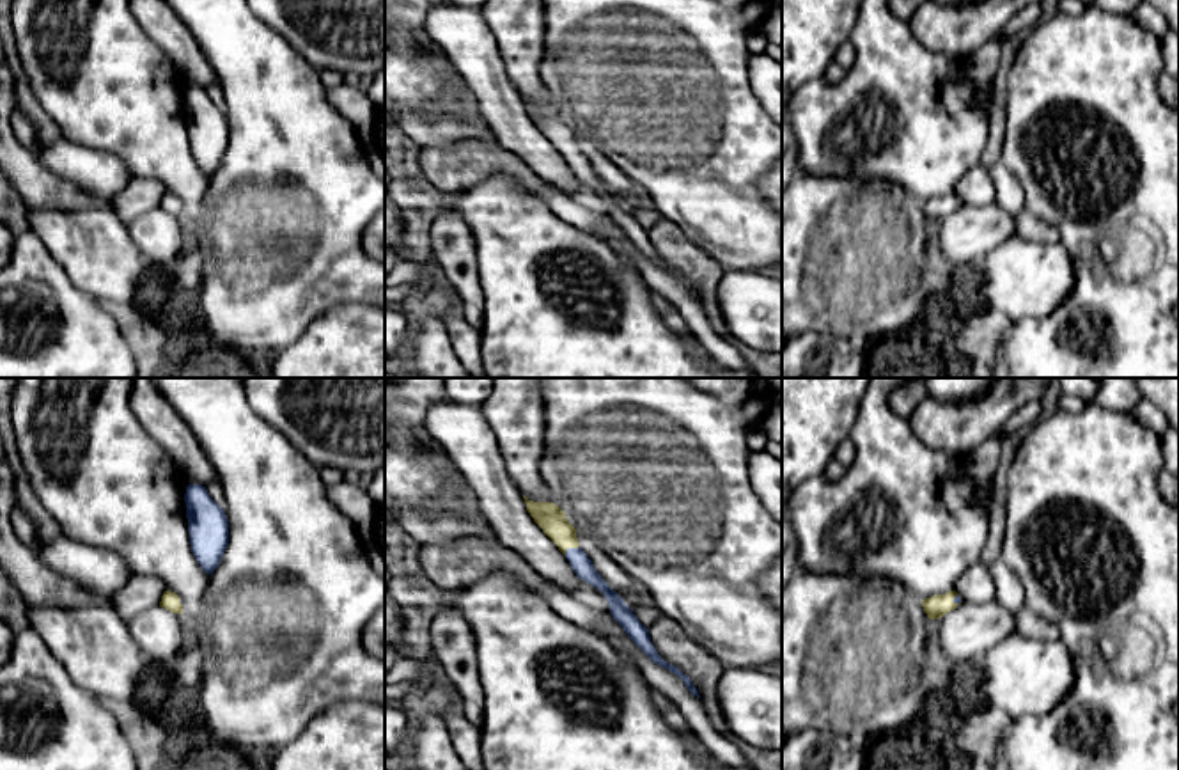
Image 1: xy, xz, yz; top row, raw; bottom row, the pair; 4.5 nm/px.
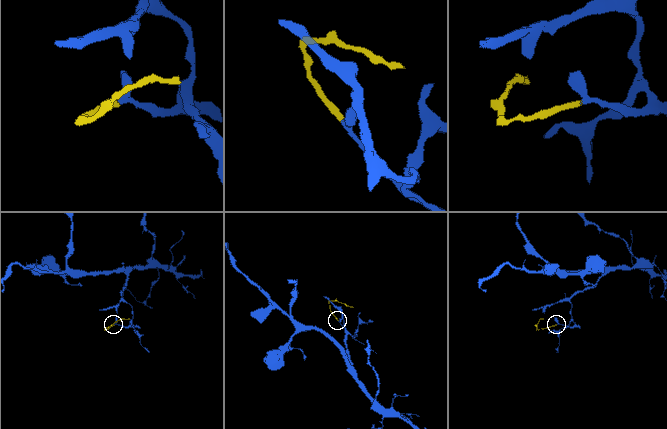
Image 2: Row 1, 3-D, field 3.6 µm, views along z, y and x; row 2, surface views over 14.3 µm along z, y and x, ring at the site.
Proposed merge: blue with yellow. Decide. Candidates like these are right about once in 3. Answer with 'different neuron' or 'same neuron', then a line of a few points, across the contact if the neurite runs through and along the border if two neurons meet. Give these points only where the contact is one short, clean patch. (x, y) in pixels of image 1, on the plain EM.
same neuron; line xz (578, 162), (569, 151), (561, 133), (546, 117)

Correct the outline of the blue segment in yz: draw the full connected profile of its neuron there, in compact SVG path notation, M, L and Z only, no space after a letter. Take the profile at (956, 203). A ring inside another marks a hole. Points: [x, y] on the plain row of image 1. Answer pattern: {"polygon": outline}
{"polygon": "M956 193L934 197L931 200L922 202L924 215L927 216L929 222L940 222L941 218L954 213L961 206L963 202L957 199Z"}

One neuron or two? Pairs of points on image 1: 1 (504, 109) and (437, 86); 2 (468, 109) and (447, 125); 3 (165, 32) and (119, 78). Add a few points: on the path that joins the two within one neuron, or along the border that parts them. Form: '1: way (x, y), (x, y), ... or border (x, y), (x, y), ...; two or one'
1: way (488, 96), (476, 86), (452, 86); one
2: border (419, 110), (451, 105), (463, 121), (484, 125); two
3: border (135, 18), (179, 75); two

